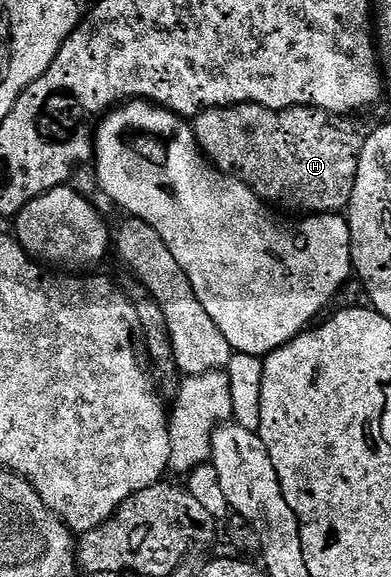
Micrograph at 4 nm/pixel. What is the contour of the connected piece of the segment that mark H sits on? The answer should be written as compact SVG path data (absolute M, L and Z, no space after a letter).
M234 104L224 108L210 108L202 112L200 116L194 117L193 131L199 151L215 165L218 171L224 172L226 176L238 178L245 186L249 186L255 191L260 200L268 205L274 206L276 209L288 208L291 212L303 212L299 214L306 214L307 216L329 216L342 213L346 209L347 203L353 198L353 186L357 182L357 166L361 158L364 137L361 135L361 132L359 136L358 130L350 124L351 122L350 119L342 116L333 116L320 108L280 108L276 110L274 108L266 108L260 104Z

